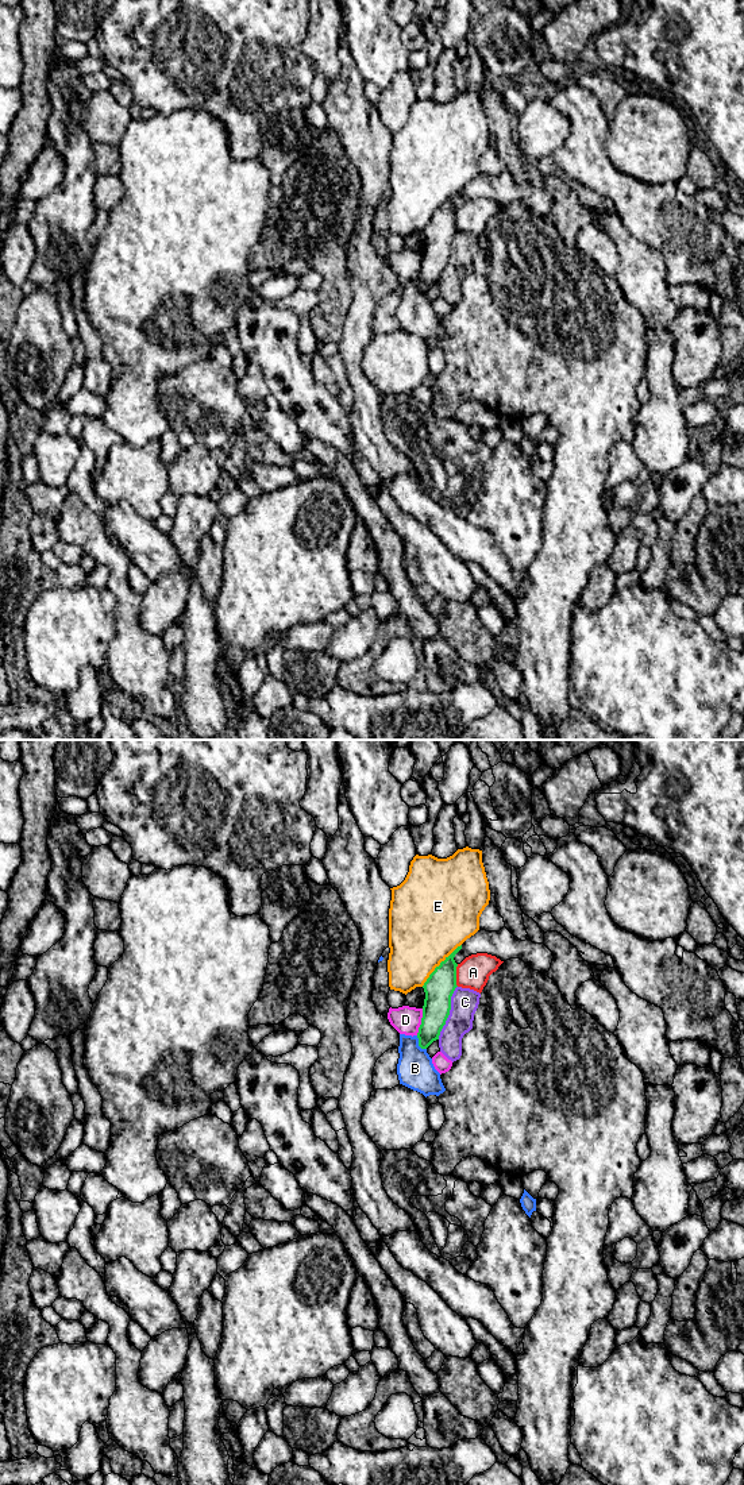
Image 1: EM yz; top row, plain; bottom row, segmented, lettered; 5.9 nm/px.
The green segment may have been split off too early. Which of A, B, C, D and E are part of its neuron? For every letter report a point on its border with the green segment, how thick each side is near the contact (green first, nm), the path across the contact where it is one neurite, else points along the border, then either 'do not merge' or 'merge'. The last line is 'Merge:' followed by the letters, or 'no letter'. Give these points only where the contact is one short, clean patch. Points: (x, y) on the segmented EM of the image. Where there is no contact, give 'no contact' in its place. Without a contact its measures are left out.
A: contact yz (455, 975); calibres 180 and 190 nm; border yz (458, 964), (457, 986); do not merge
B: contact yz (419, 1044); calibres 160 and 220 nm; border yz (416, 1036), (417, 1044), (426, 1049); do not merge
C: contact yz (448, 1013); calibres 180 and 160 nm; border yz (457, 986), (451, 996), (450, 1014), (438, 1038); do not merge
D: contact yz (421, 1022); calibres 180 and 170 nm; border yz (423, 1009), (423, 1017), (416, 1034); do not merge
E: contact yz (440, 964); calibres 180 and 440 nm; do not merge
Merge: no letter

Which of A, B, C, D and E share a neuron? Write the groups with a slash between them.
A / B / C / D / E

